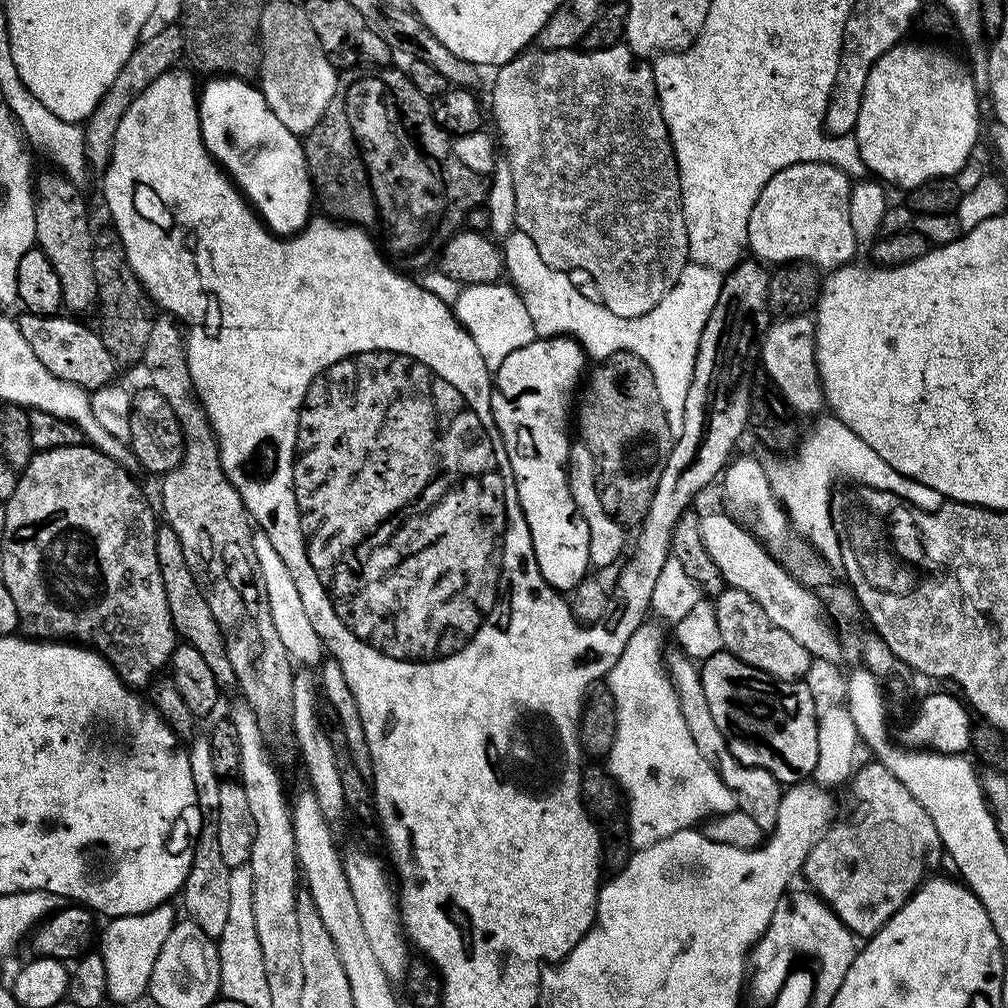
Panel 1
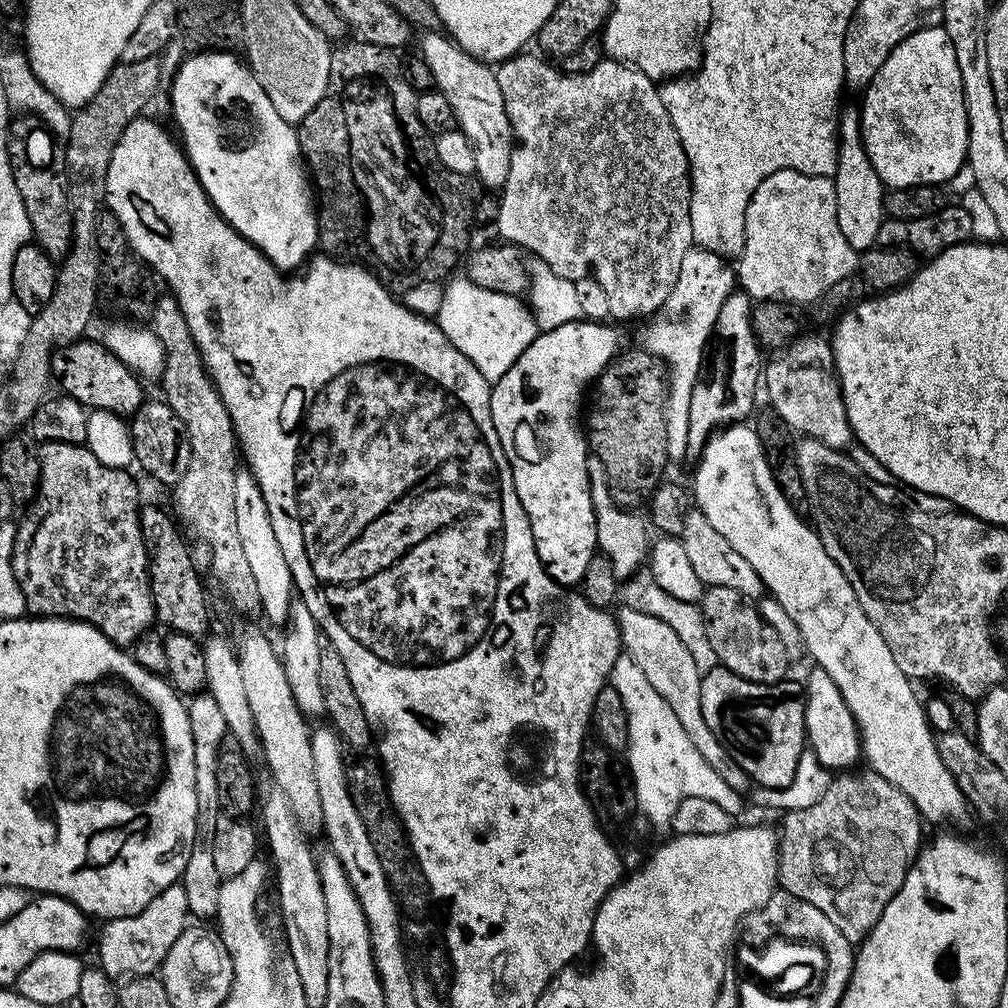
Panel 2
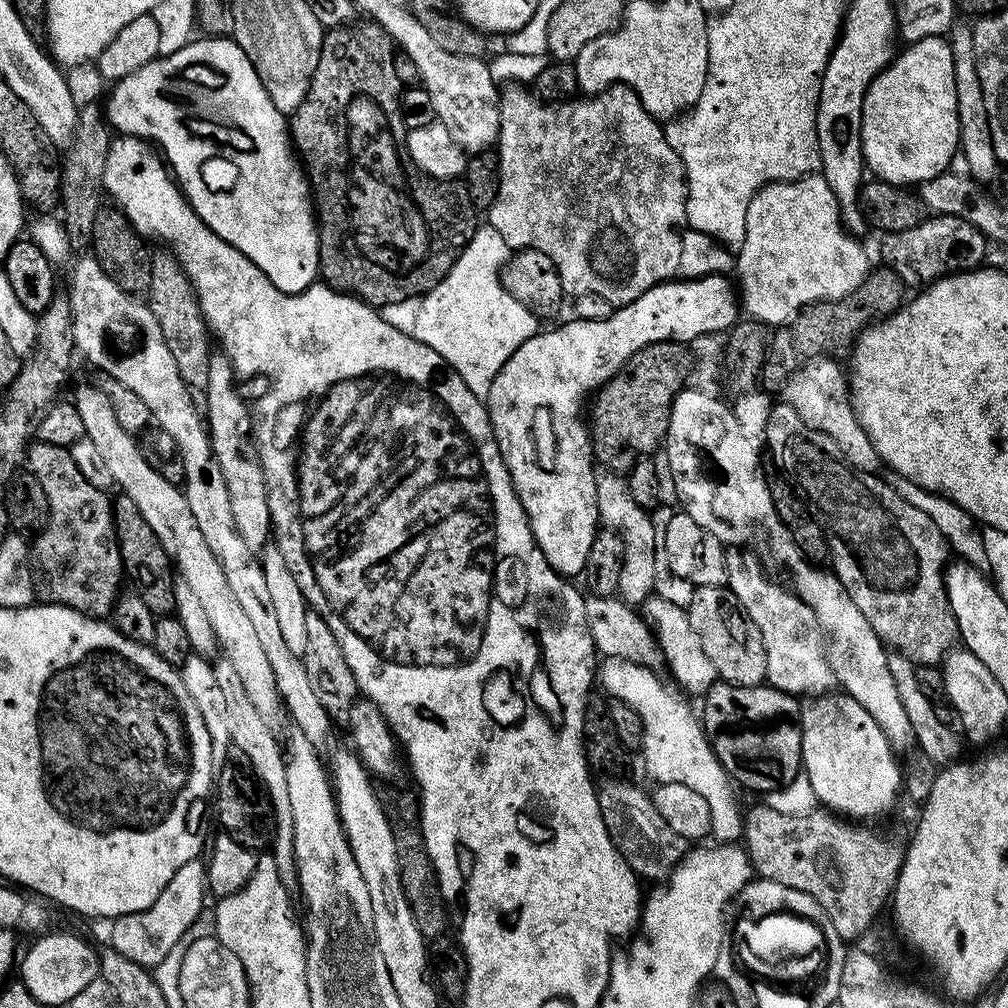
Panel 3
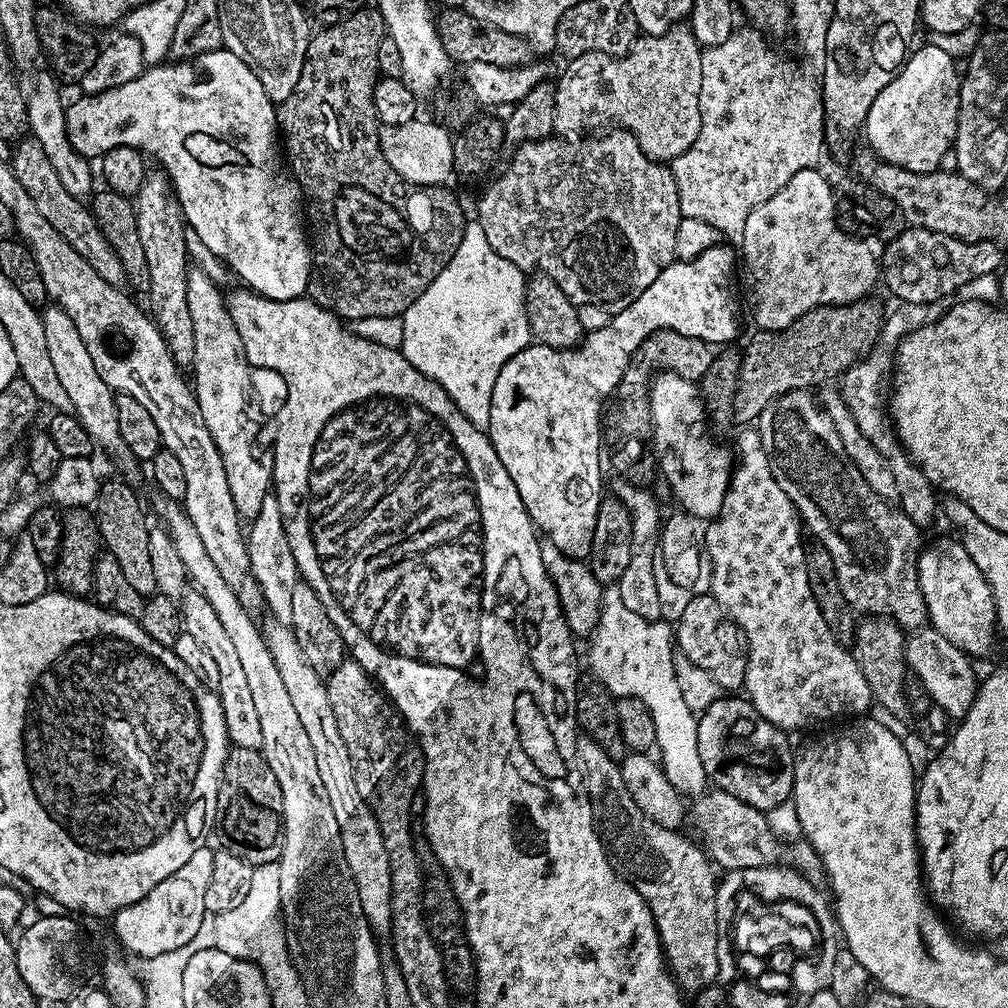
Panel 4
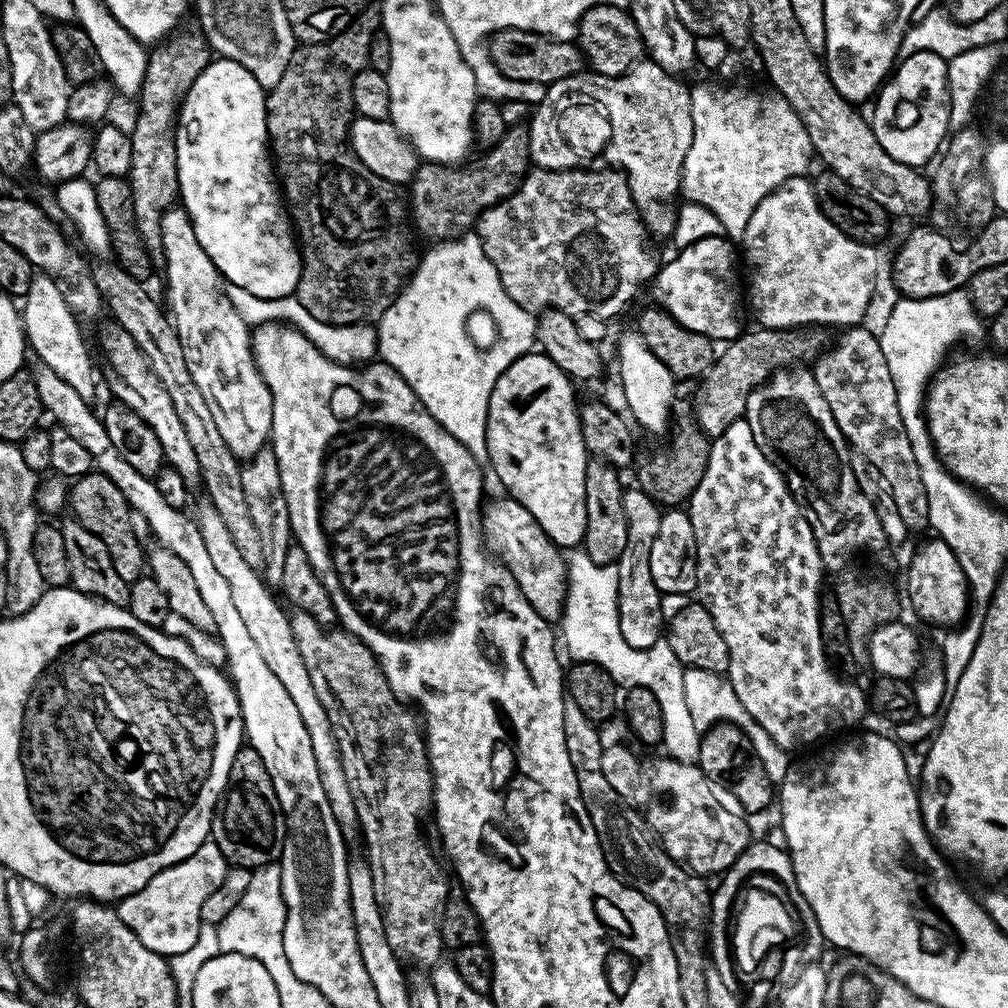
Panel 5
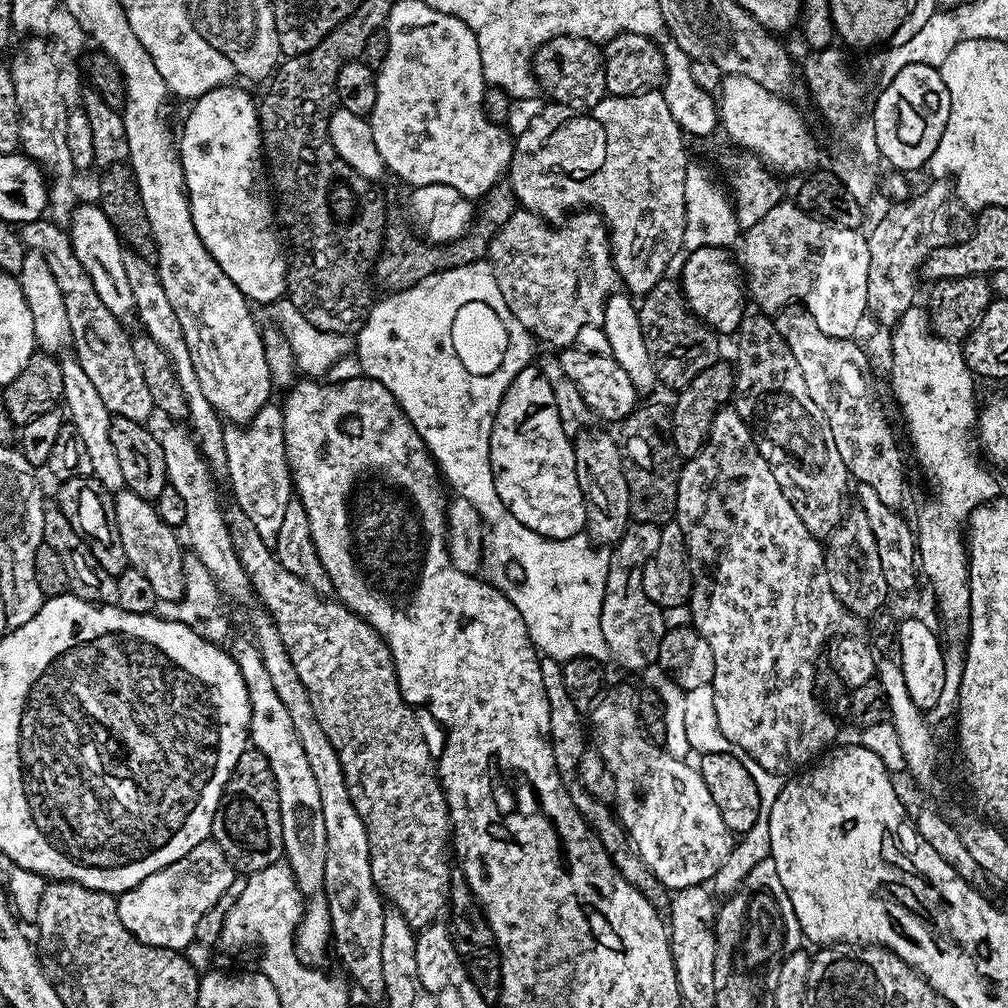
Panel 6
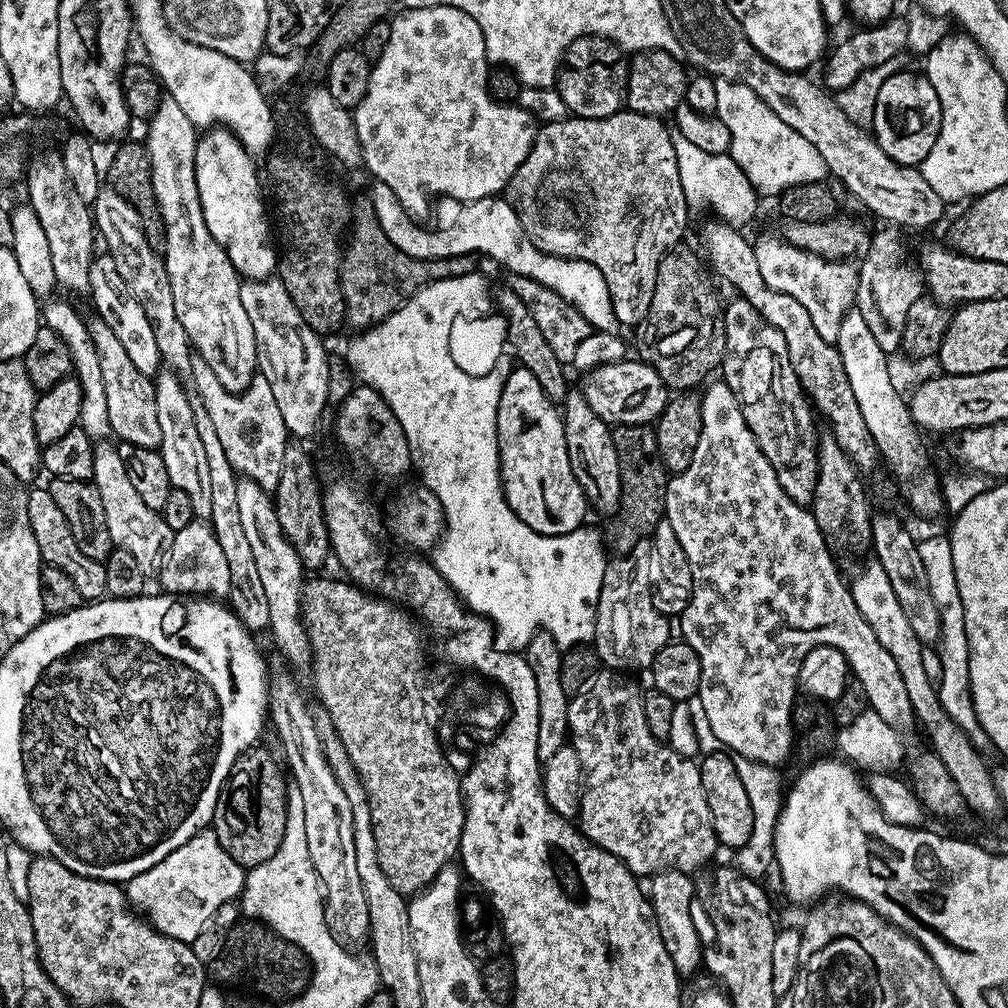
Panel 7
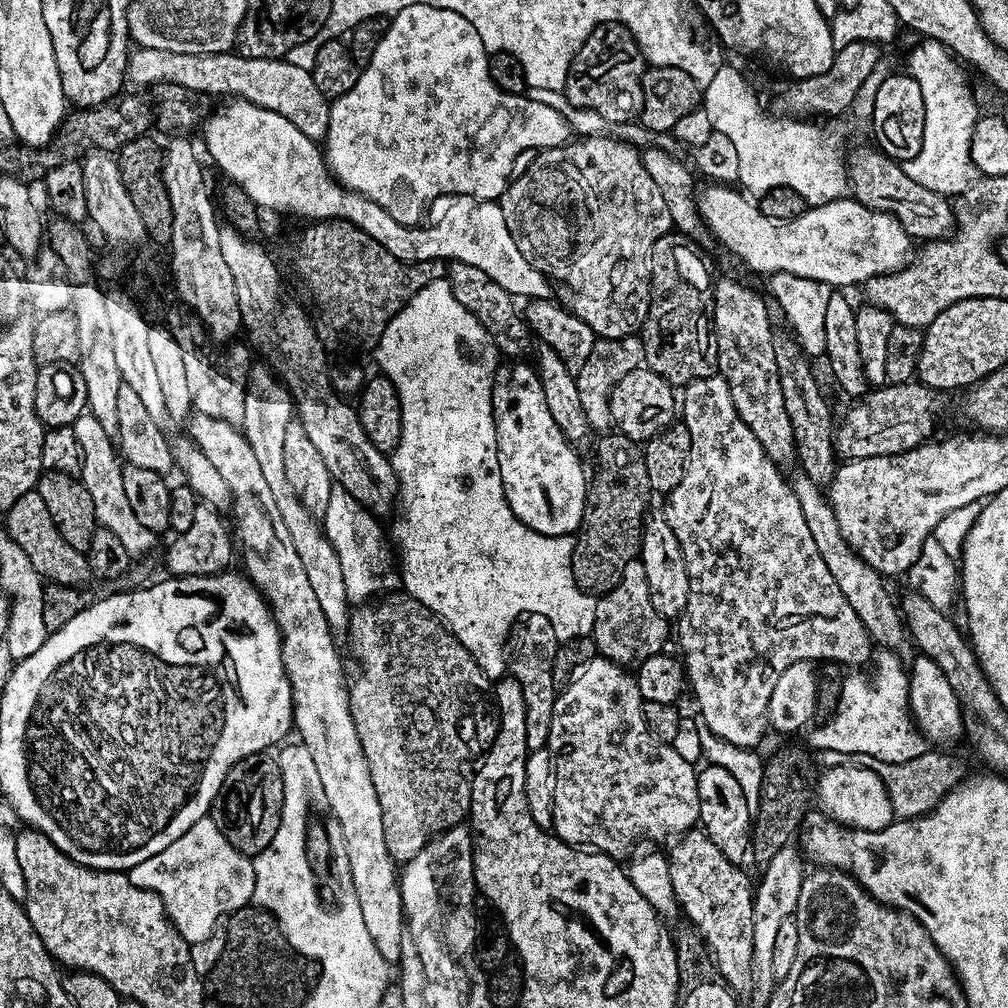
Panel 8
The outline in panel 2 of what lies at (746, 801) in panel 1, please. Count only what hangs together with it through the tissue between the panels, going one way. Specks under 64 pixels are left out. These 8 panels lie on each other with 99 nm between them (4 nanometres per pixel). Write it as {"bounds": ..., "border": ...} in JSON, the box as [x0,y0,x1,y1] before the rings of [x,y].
{"bounds":[617,605,751,794],"border":[[[621,605],[617,611],[617,624],[621,647],[640,670],[646,675],[646,680],[654,690],[666,699],[667,705],[678,717],[678,722],[682,725],[682,730],[690,737],[690,742],[694,743],[694,748],[698,754],[710,762],[714,770],[718,770],[723,781],[726,782],[735,792],[744,794],[751,787],[751,780],[740,766],[729,756],[725,746],[713,734],[713,731],[706,724],[702,717],[701,706],[701,678],[702,673],[695,665],[694,658],[691,657],[690,650],[681,641],[678,634],[674,632],[666,622],[661,622],[658,618],[653,618],[650,614],[643,614],[632,607]]]}

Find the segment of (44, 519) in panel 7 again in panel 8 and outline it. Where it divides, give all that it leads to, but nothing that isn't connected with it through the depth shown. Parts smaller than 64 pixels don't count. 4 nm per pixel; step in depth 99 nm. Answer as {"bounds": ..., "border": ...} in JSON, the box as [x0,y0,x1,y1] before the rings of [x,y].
{"bounds":[6,490,89,585],"border":[[[34,490],[22,494],[14,506],[6,510],[8,528],[6,535],[22,550],[26,550],[26,558],[30,558],[30,566],[34,566],[36,573],[45,581],[53,584],[83,585],[84,579],[89,579],[88,558],[85,553],[74,550],[62,534],[58,534],[58,526],[54,526],[54,518],[50,518],[50,510],[46,510],[46,502],[42,502],[42,494]]]}

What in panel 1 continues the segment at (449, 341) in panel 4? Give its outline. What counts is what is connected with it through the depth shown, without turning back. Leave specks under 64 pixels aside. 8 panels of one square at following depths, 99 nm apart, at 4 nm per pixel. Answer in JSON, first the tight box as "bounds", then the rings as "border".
{"bounds":[454,282,534,372],"border":[[[504,282],[463,287],[455,302],[454,314],[474,338],[475,345],[483,354],[483,361],[491,372],[502,364],[506,354],[528,345],[534,339],[530,314],[526,311],[525,303],[522,302],[519,292]]]}

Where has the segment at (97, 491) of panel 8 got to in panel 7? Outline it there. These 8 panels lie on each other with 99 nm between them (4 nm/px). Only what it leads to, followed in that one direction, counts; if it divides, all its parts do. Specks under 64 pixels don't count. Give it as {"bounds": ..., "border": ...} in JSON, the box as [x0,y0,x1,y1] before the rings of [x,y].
{"bounds":[91,442,172,570],"border":[[[100,442],[93,447],[94,470],[91,483],[98,490],[98,498],[102,498],[104,511],[104,527],[108,530],[108,539],[117,548],[130,550],[134,558],[144,569],[152,570],[159,565],[164,549],[172,542],[172,529],[167,525],[165,517],[160,512],[150,510],[146,502],[142,502],[138,490],[134,490],[132,475],[128,472],[125,457],[115,448],[115,443]]]}

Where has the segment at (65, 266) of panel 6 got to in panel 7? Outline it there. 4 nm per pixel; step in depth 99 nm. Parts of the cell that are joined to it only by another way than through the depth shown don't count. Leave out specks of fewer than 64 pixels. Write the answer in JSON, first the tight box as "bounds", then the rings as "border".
{"bounds":[87,318,162,449],"border":[[[99,318],[87,321],[89,336],[101,363],[102,380],[105,382],[106,401],[109,407],[109,424],[117,441],[125,440],[133,449],[159,449],[162,442],[161,427],[158,426],[158,411],[155,405],[155,383],[153,377],[142,374],[134,362],[130,362],[122,342],[118,342],[114,330]]]}

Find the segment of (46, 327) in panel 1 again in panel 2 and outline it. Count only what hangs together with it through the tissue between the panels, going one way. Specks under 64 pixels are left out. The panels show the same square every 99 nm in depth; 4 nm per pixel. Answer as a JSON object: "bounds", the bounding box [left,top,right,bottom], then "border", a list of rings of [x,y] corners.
{"bounds":[51,339,146,418],"border":[[[88,339],[65,343],[52,354],[51,375],[57,385],[60,383],[59,391],[89,410],[112,411],[123,418],[131,418],[146,401],[141,377],[124,365],[99,339]]]}

